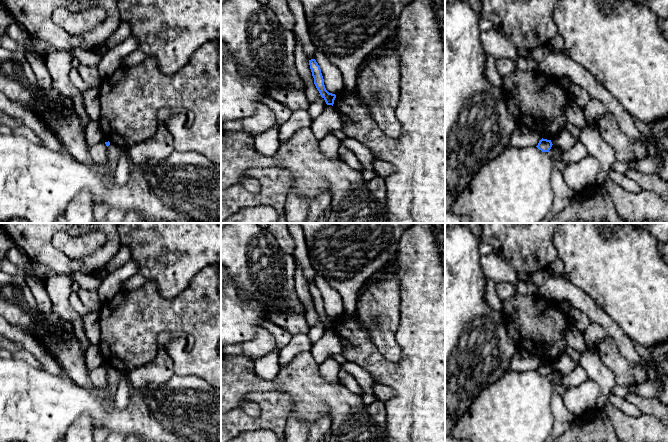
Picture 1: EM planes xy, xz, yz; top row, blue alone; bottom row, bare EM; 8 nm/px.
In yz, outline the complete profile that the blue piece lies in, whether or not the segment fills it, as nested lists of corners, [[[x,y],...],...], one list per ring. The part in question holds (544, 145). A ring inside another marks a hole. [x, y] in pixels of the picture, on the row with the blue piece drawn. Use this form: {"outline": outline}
{"outline": [[[541,139],[538,143],[538,145],[536,146],[539,150],[541,150],[542,152],[549,152],[549,150],[552,147],[552,142],[551,140],[547,140],[547,139]]]}

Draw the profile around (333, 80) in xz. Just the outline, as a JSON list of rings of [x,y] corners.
[[[318,49],[315,51],[314,59],[320,66],[326,90],[335,95],[340,94],[344,86],[341,71]]]

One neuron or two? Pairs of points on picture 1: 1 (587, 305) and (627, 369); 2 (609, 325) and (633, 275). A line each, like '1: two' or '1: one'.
1: two
2: two

